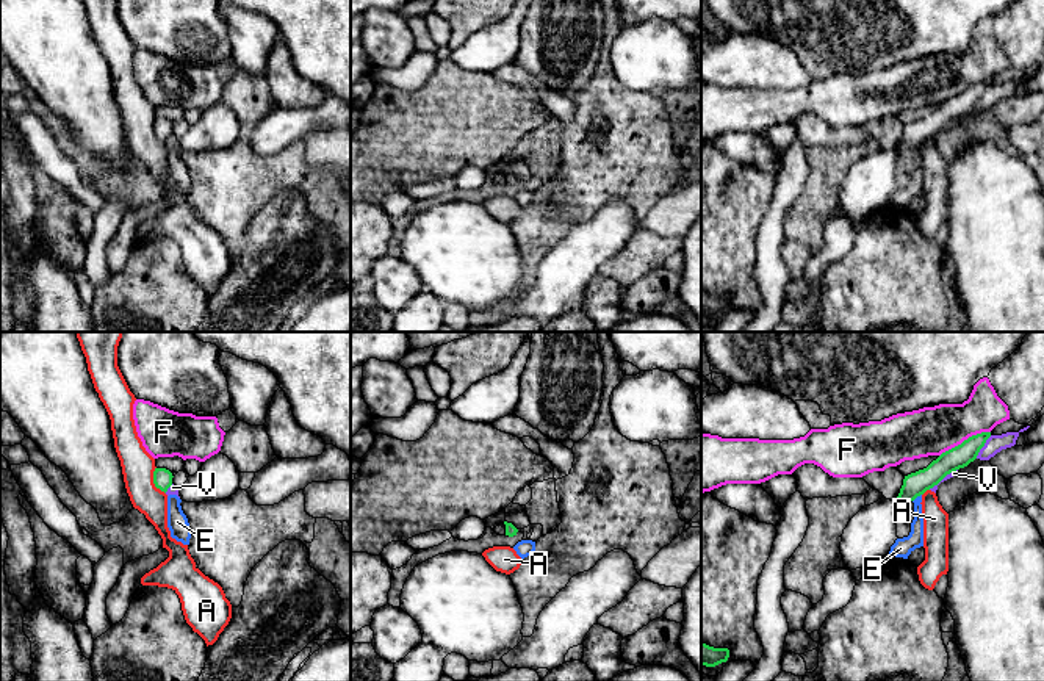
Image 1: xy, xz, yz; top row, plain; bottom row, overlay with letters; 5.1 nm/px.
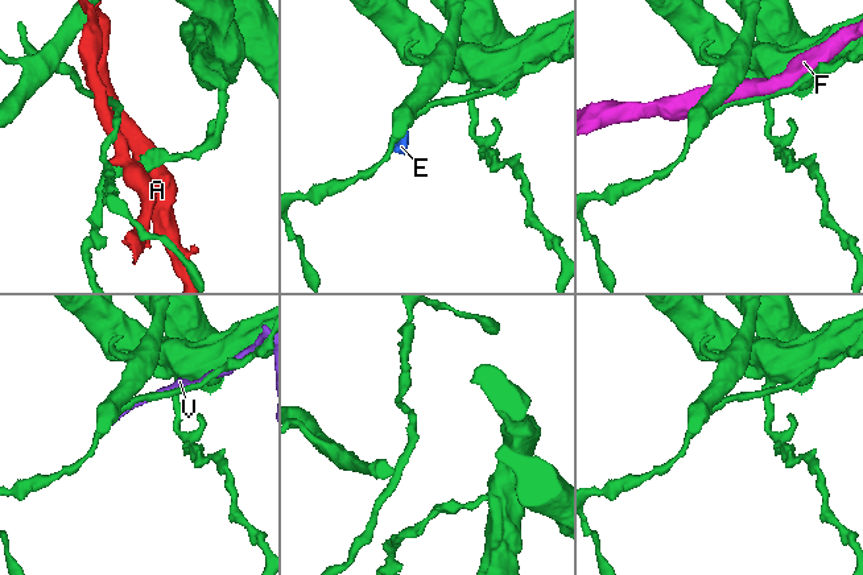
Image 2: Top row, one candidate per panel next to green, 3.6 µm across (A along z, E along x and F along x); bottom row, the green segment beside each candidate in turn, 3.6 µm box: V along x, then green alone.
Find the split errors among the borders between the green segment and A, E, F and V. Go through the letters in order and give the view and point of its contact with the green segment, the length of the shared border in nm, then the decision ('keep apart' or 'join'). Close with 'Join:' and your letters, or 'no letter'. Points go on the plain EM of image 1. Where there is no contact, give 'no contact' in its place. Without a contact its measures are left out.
A: xy (154, 130) | 150 nm | keep apart
E: yz (916, 146) | 60 nm | keep apart
F: yz (964, 90) | 300 nm | keep apart
V: yz (983, 94) | 150 nm | keep apart
Join: no letter

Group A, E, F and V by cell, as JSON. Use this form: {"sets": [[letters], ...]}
{"sets": [["A"], ["E", "V"], ["F"]]}

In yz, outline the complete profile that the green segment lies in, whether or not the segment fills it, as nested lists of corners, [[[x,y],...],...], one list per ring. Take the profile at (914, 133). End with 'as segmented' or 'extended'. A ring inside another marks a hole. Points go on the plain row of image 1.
[[[981,81],[969,86],[961,94],[942,102],[936,110],[933,110],[927,117],[919,119],[905,125],[900,142],[895,149],[897,164],[906,150],[914,150],[917,146],[923,144],[927,139],[938,135],[947,124],[967,116],[974,111],[985,95],[991,81]]]; as segmented

